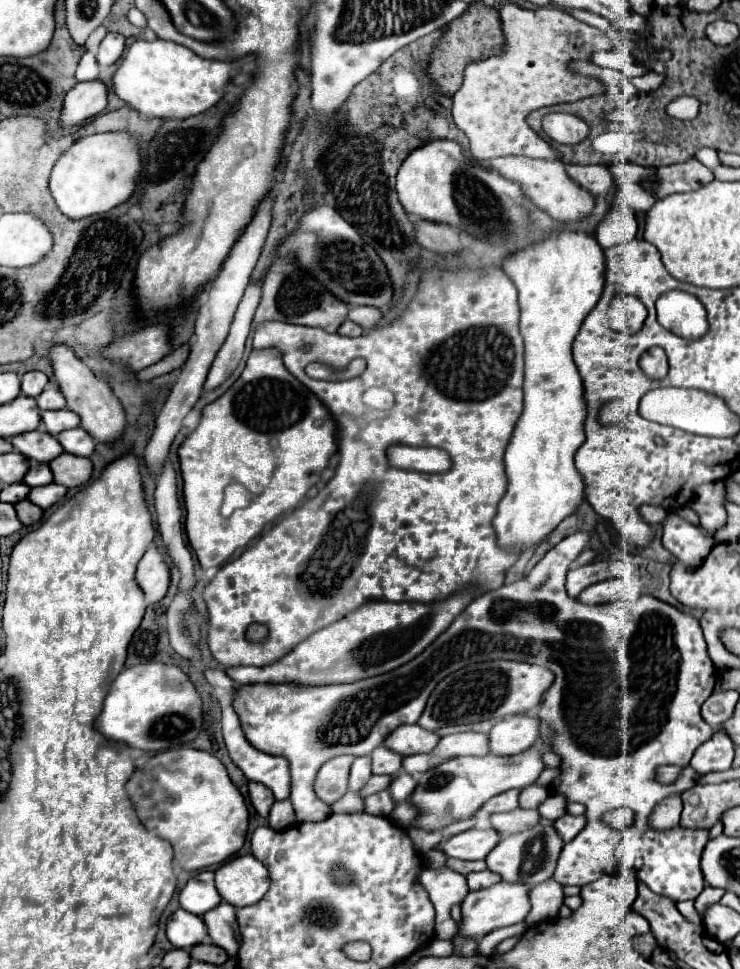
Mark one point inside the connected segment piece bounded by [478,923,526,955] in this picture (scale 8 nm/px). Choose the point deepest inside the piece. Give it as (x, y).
(488, 942)

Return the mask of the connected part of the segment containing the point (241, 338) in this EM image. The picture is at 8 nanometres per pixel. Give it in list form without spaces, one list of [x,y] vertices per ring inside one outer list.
[[[260,277],[260,279],[252,279],[250,285],[246,287],[244,297],[242,297],[242,301],[240,301],[240,305],[236,309],[234,323],[230,327],[228,339],[220,347],[220,351],[218,351],[218,355],[216,355],[212,367],[210,367],[204,389],[218,387],[238,367],[238,363],[240,363],[240,359],[244,355],[244,343],[246,343],[248,333],[250,333],[256,307],[258,307],[258,303],[262,299],[262,285],[264,285],[264,279]]]

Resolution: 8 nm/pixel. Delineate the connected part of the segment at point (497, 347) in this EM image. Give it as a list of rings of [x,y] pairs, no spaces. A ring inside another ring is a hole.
[[[488,269],[488,271],[430,271],[422,277],[422,283],[418,287],[418,295],[414,301],[408,305],[408,309],[398,317],[394,323],[376,327],[374,331],[360,335],[360,337],[344,337],[338,333],[328,333],[324,329],[314,329],[314,327],[302,327],[302,325],[292,325],[292,323],[282,323],[282,321],[264,321],[256,325],[254,329],[254,349],[264,349],[264,347],[276,347],[284,353],[284,365],[286,369],[300,381],[304,383],[320,401],[322,405],[332,413],[336,427],[338,427],[338,453],[340,461],[336,467],[334,477],[328,481],[328,485],[312,499],[304,501],[294,513],[286,519],[282,519],[278,525],[274,525],[266,535],[258,539],[256,545],[246,549],[236,561],[226,563],[220,567],[216,577],[206,585],[204,589],[204,599],[208,605],[208,617],[210,617],[210,631],[208,631],[208,647],[214,655],[216,661],[220,661],[226,667],[240,667],[240,665],[256,665],[264,667],[280,657],[284,657],[290,649],[294,649],[300,641],[310,637],[312,633],[328,627],[330,623],[336,623],[356,607],[360,607],[366,601],[416,601],[416,603],[438,603],[444,601],[456,593],[462,591],[494,591],[504,585],[506,571],[518,561],[520,553],[508,551],[498,545],[492,519],[496,517],[496,509],[500,499],[506,493],[508,487],[508,477],[504,473],[504,449],[508,445],[510,433],[522,413],[522,381],[524,381],[524,343],[522,335],[518,331],[518,319],[520,319],[520,307],[518,307],[518,295],[514,283],[508,279],[508,275],[500,269]],[[364,357],[368,367],[366,371],[350,381],[316,381],[310,379],[304,373],[304,367],[308,363],[324,363],[330,365],[332,369],[344,369],[352,359]],[[394,443],[404,443],[412,447],[420,445],[430,445],[448,451],[452,457],[452,469],[448,473],[418,473],[418,471],[402,471],[394,469],[386,461],[386,447]],[[250,623],[264,623],[270,629],[270,635],[264,643],[250,643],[246,641],[246,627]]]

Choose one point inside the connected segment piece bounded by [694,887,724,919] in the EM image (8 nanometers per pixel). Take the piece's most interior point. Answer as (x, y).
(709, 896)

